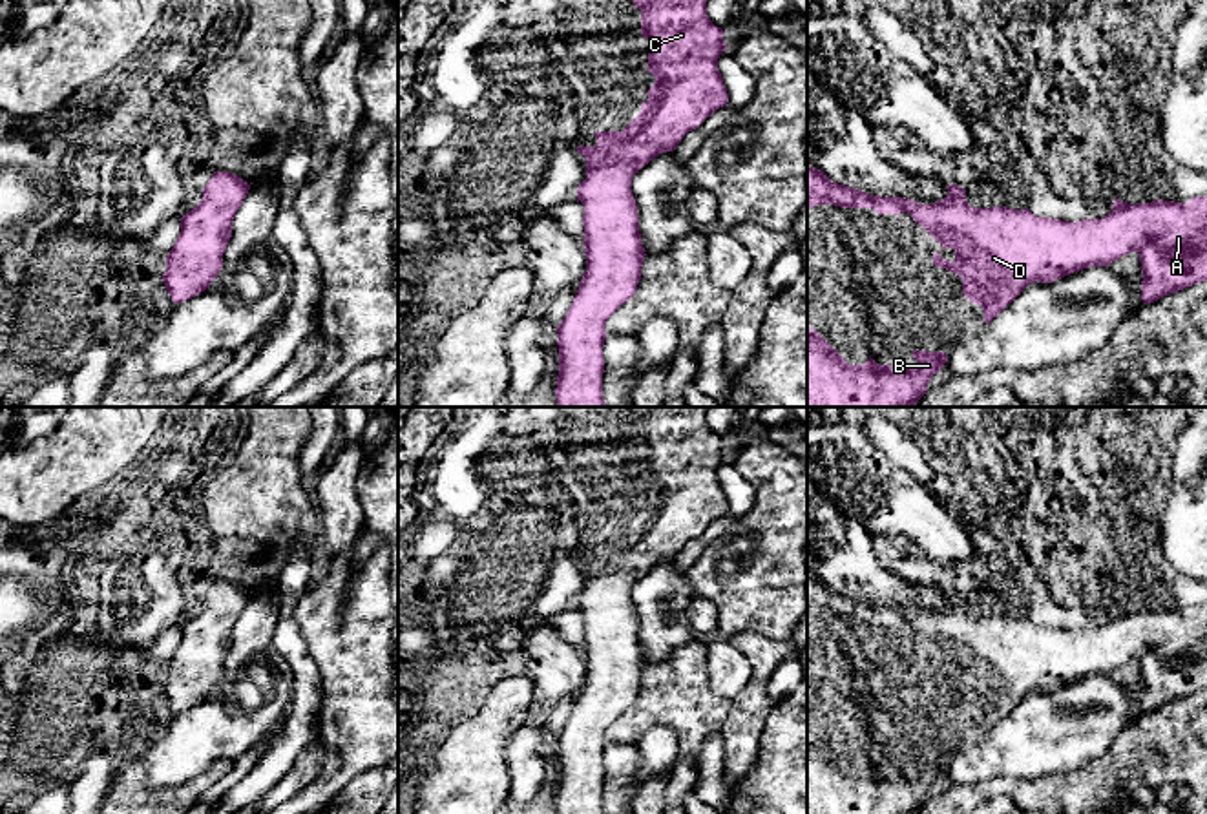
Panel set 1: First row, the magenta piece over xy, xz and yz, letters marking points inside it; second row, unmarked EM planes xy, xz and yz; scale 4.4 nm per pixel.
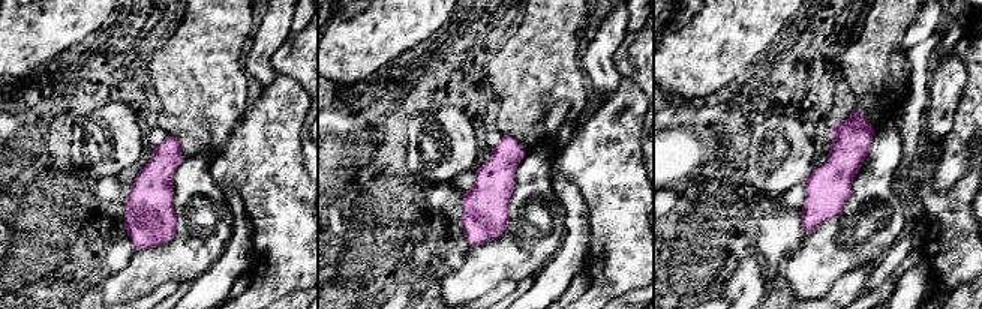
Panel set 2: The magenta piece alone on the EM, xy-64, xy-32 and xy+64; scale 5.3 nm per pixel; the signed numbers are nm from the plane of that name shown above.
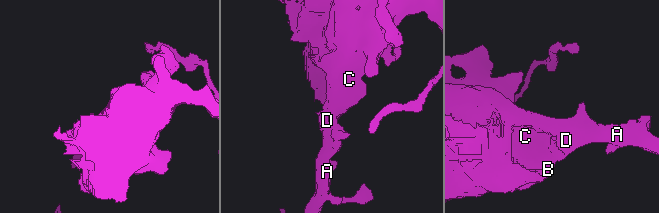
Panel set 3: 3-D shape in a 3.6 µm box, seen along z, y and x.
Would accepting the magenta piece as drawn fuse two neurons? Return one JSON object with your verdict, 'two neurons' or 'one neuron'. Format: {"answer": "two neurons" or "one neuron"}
{"answer": "one neuron"}

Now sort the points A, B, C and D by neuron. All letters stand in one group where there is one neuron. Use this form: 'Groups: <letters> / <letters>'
Groups: A B C D

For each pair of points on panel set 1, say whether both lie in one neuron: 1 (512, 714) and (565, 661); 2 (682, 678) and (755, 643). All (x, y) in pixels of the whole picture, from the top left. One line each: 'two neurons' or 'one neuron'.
1: two neurons
2: two neurons

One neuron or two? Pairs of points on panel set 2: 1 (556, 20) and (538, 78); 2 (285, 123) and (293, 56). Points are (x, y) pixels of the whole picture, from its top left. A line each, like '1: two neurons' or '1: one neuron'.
1: one neuron
2: two neurons

